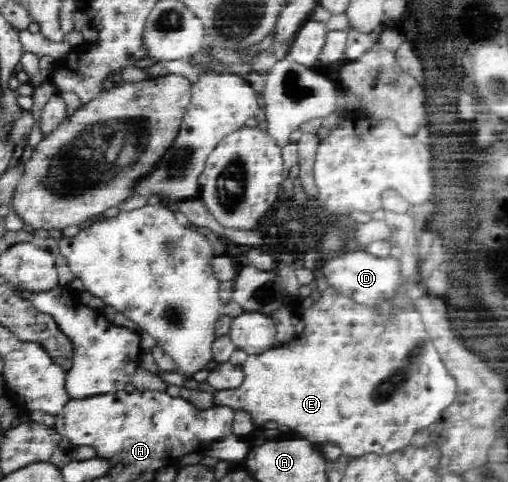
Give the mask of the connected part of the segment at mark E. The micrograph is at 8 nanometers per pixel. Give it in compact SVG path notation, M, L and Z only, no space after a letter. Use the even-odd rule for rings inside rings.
M327 287L321 293L321 297L314 301L311 307L306 308L301 313L300 318L303 320L304 329L293 338L290 342L284 343L278 348L271 348L261 354L250 354L247 361L243 362L241 368L244 373L244 380L237 389L229 389L228 391L214 391L213 397L215 405L227 405L235 412L245 411L253 418L254 425L259 426L267 421L275 421L279 425L287 425L293 431L301 433L300 437L314 445L324 441L331 441L341 448L346 456L352 458L361 457L366 453L390 454L411 443L413 435L421 428L432 428L435 420L439 419L439 414L455 399L456 383L451 374L447 373L438 351L432 344L431 337L427 337L427 329L423 329L423 321L419 321L420 313L409 313L409 311L401 311L401 309L390 309L390 305L383 305L381 313L369 309L365 305L359 305L337 293L334 289ZM399 311L397 315L391 319L391 313Z

